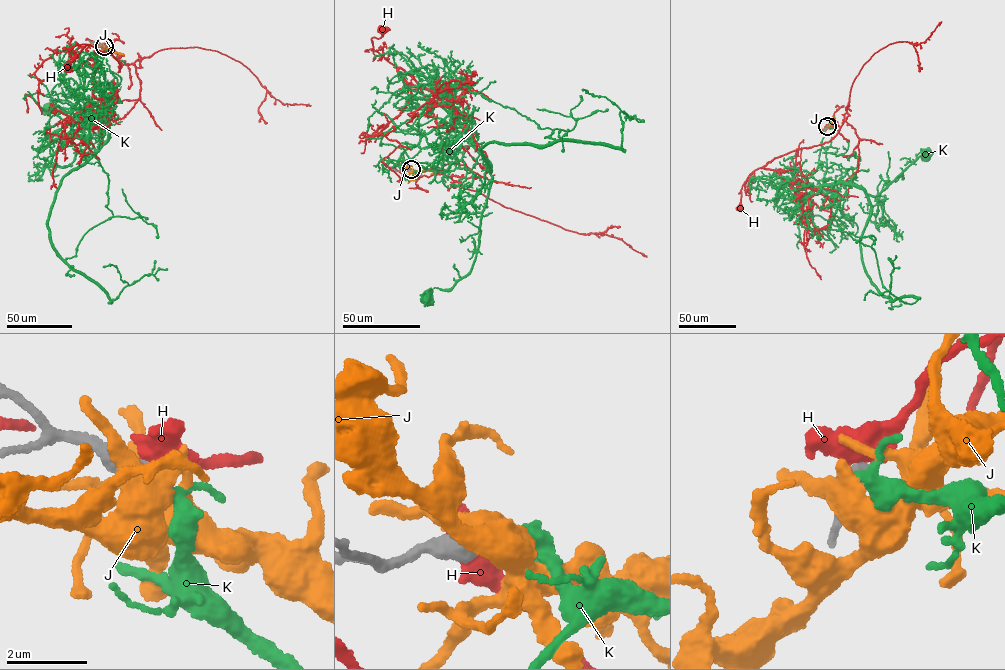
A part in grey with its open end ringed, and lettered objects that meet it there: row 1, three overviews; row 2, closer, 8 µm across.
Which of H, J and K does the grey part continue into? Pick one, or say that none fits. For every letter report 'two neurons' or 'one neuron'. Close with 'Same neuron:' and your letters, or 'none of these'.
H: two neurons
J: two neurons
K: one neuron
Same neuron: K

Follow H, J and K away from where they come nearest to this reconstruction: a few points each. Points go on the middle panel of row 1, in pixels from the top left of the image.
H: (410, 170), (419, 177), (443, 172), (440, 135), (412, 76), (373, 49), (372, 38), (383, 35), (380, 29)
J: (410, 169), (431, 170), (433, 173), (430, 175)
K: (411, 169), (391, 181), (388, 170), (405, 150), (448, 116), (484, 155), (492, 177), (469, 272), (427, 297)

